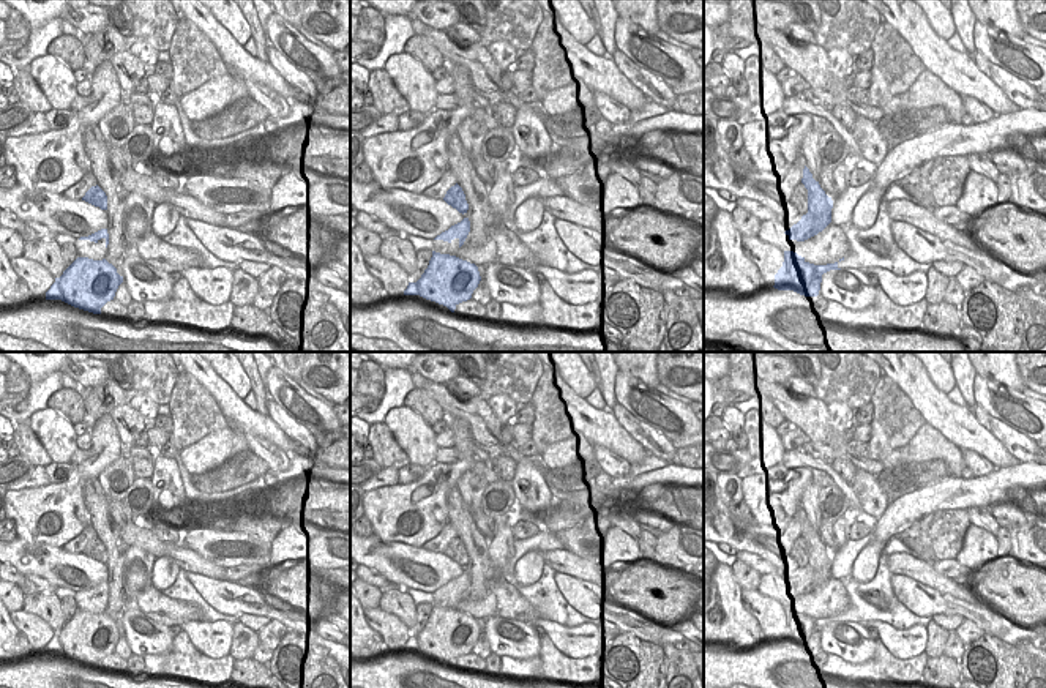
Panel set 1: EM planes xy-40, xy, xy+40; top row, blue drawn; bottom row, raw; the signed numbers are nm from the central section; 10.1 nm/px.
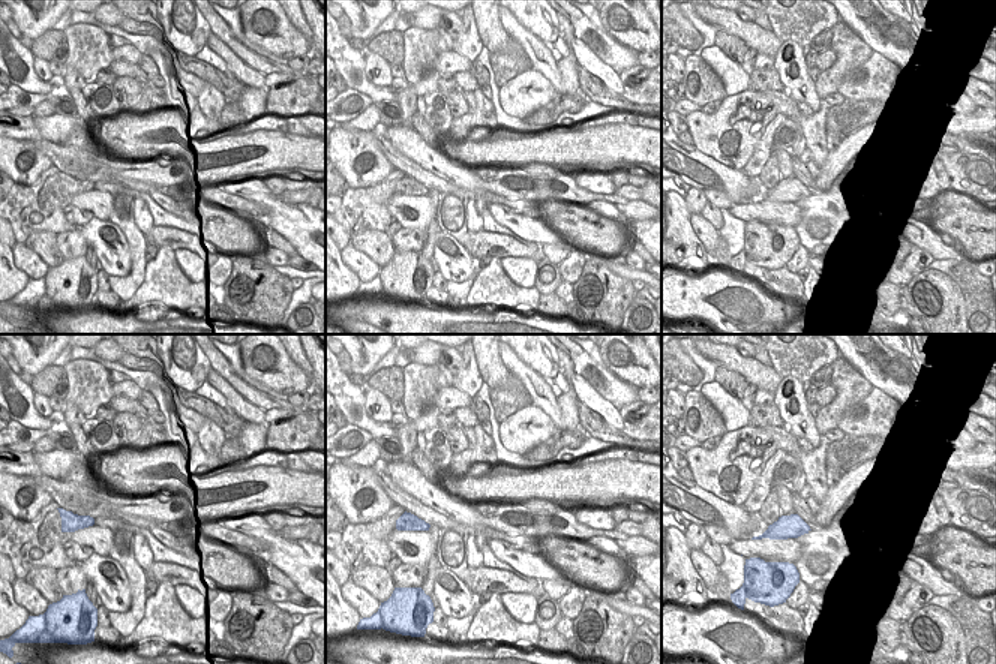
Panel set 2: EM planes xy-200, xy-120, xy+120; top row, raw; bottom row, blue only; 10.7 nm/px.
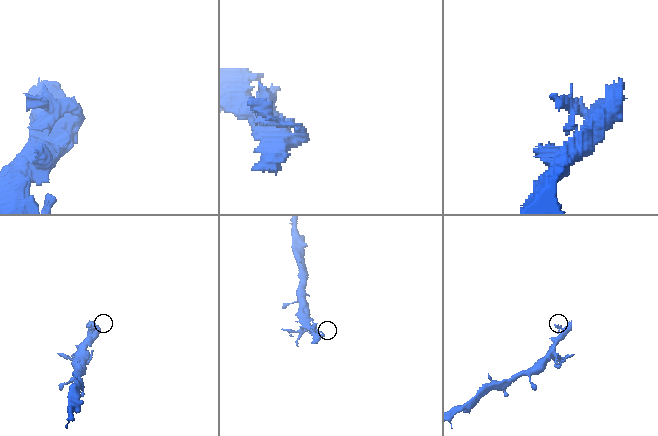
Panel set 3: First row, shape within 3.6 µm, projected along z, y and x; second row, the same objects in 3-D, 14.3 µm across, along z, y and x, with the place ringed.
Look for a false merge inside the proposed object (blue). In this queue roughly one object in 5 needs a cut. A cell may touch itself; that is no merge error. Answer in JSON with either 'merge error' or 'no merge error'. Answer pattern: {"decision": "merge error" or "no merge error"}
{"decision": "no merge error"}

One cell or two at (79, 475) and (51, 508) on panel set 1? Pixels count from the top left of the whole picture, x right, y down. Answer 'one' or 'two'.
one

